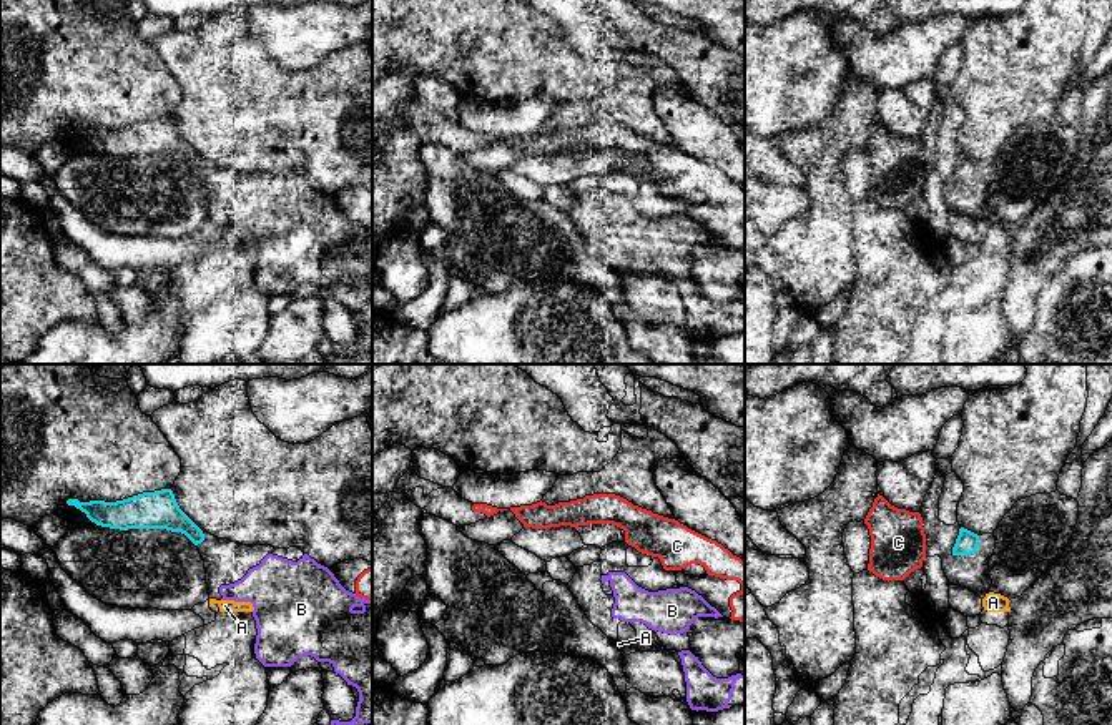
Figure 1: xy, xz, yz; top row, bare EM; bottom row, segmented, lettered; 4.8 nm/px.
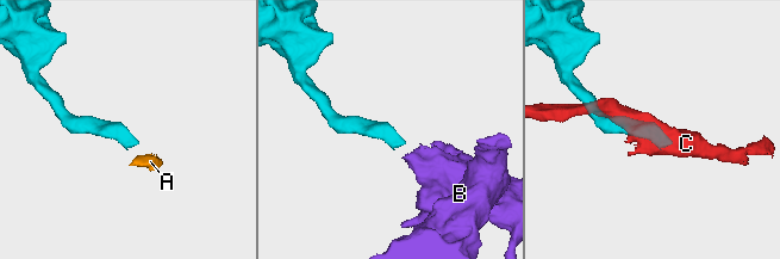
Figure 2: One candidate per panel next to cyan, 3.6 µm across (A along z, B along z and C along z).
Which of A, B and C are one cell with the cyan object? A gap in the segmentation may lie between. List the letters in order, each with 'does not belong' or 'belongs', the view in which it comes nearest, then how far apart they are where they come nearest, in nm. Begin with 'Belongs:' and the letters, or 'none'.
Belongs: B
A: does not belong; view yz; gap 200 nm
B: belongs; view xy; gap 240 nm
C: does not belong; view yz; gap 140 nm

